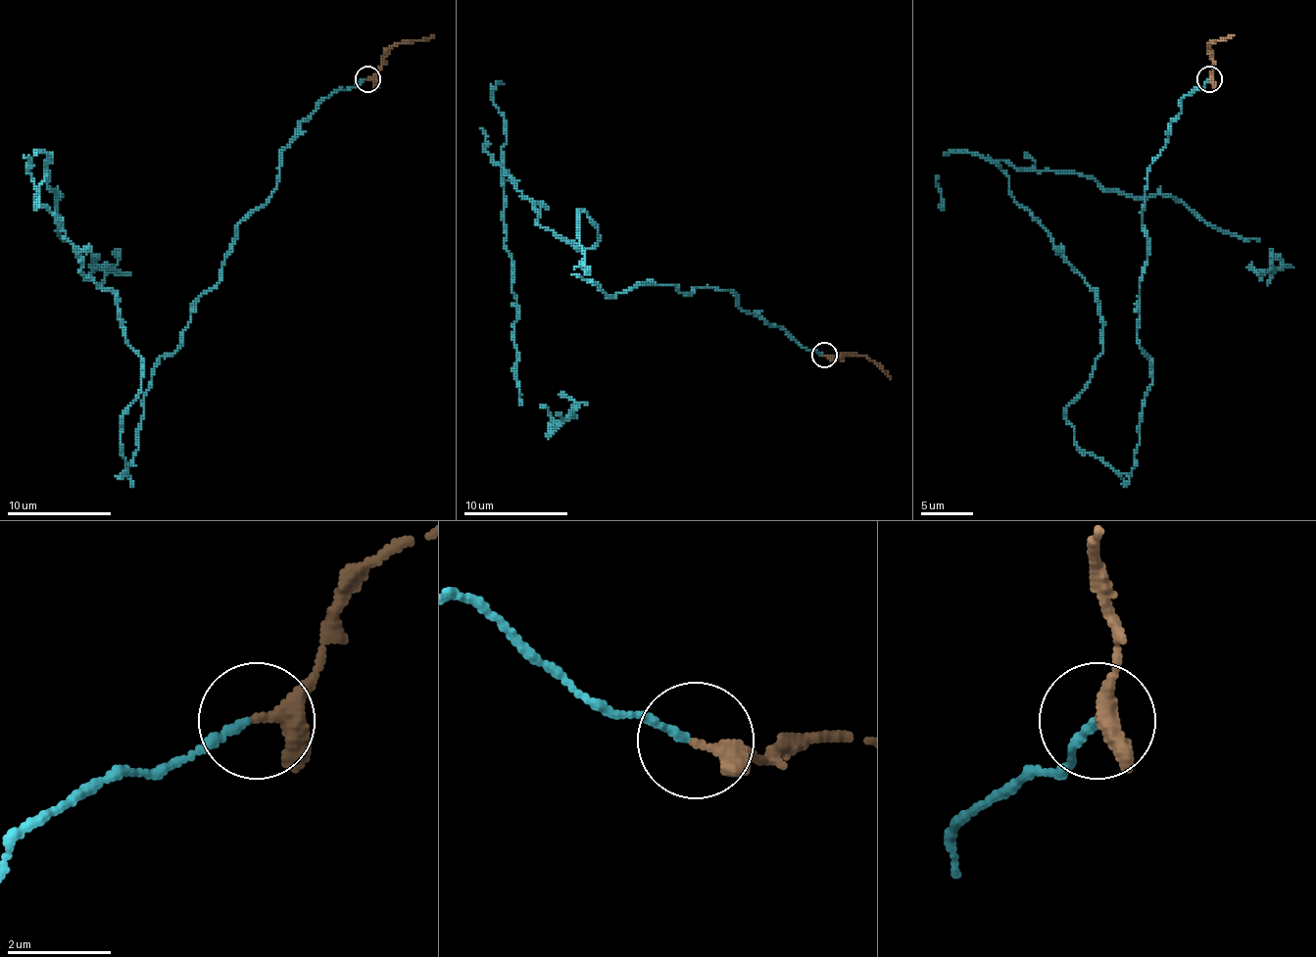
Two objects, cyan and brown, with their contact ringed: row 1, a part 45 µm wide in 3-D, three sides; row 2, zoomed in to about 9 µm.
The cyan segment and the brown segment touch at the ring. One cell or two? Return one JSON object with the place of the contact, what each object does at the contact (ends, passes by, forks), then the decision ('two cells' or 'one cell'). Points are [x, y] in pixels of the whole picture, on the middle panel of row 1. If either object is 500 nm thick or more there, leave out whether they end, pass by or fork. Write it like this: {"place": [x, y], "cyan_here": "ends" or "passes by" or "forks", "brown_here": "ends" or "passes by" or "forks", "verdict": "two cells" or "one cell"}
{"place": [824, 355], "cyan_here": "ends", "brown_here": "passes by", "verdict": "one cell"}

